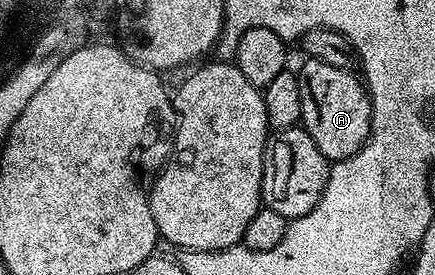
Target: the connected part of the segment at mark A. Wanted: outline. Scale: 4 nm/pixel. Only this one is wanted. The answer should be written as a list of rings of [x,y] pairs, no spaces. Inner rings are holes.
[[[306,59],[304,63],[297,72],[299,98],[303,98],[300,127],[304,128],[307,134],[311,134],[311,138],[315,138],[315,146],[319,146],[319,150],[331,162],[351,158],[351,154],[358,152],[369,141],[373,104],[369,101],[368,91],[356,75],[352,76],[354,73],[348,68],[327,66],[327,62],[311,59]]]

